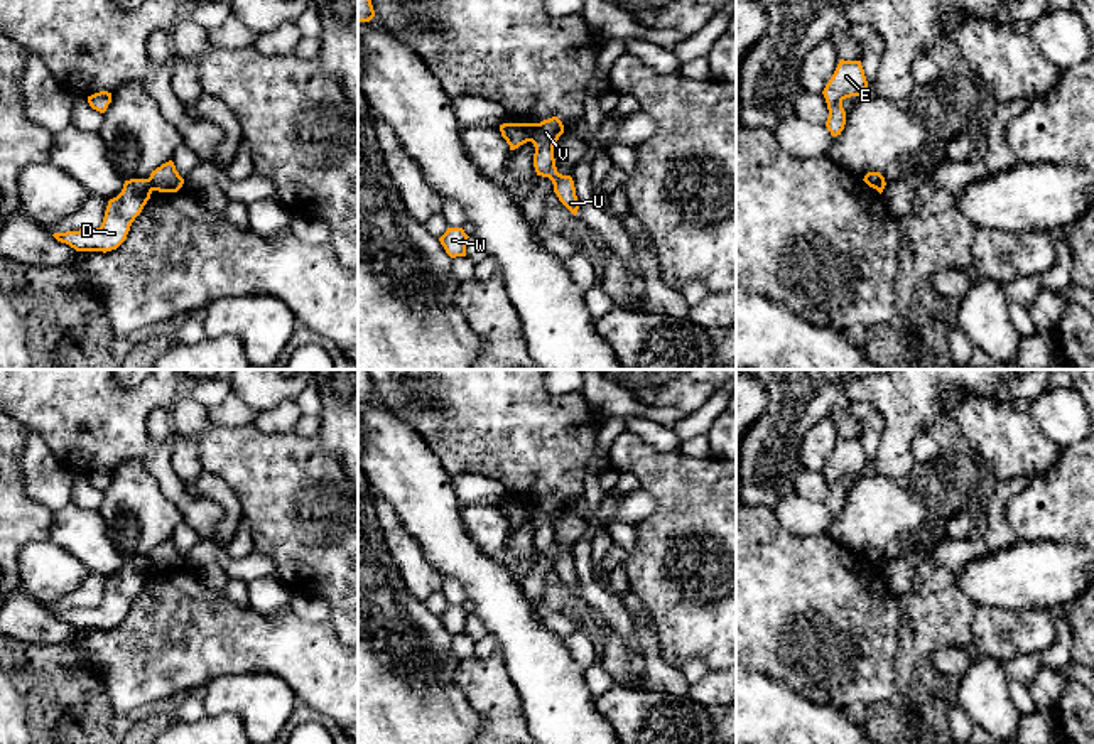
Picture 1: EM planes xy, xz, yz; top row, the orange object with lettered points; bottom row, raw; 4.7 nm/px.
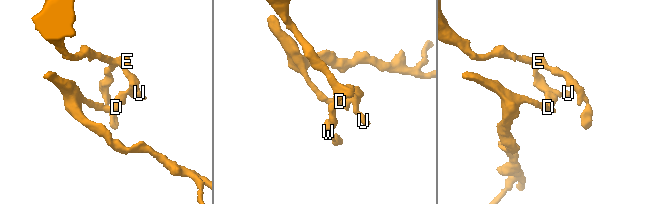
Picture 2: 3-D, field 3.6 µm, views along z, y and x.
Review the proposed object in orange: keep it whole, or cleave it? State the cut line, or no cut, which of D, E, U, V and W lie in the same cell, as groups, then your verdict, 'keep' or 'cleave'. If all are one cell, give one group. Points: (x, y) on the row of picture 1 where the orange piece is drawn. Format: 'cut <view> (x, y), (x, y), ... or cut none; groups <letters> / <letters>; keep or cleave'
cut xz (524, 124), (530, 140); groups D / E U V W; cleave

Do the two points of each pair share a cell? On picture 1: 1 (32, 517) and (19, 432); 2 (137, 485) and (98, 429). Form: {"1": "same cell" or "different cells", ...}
{"1": "same cell", "2": "different cells"}

